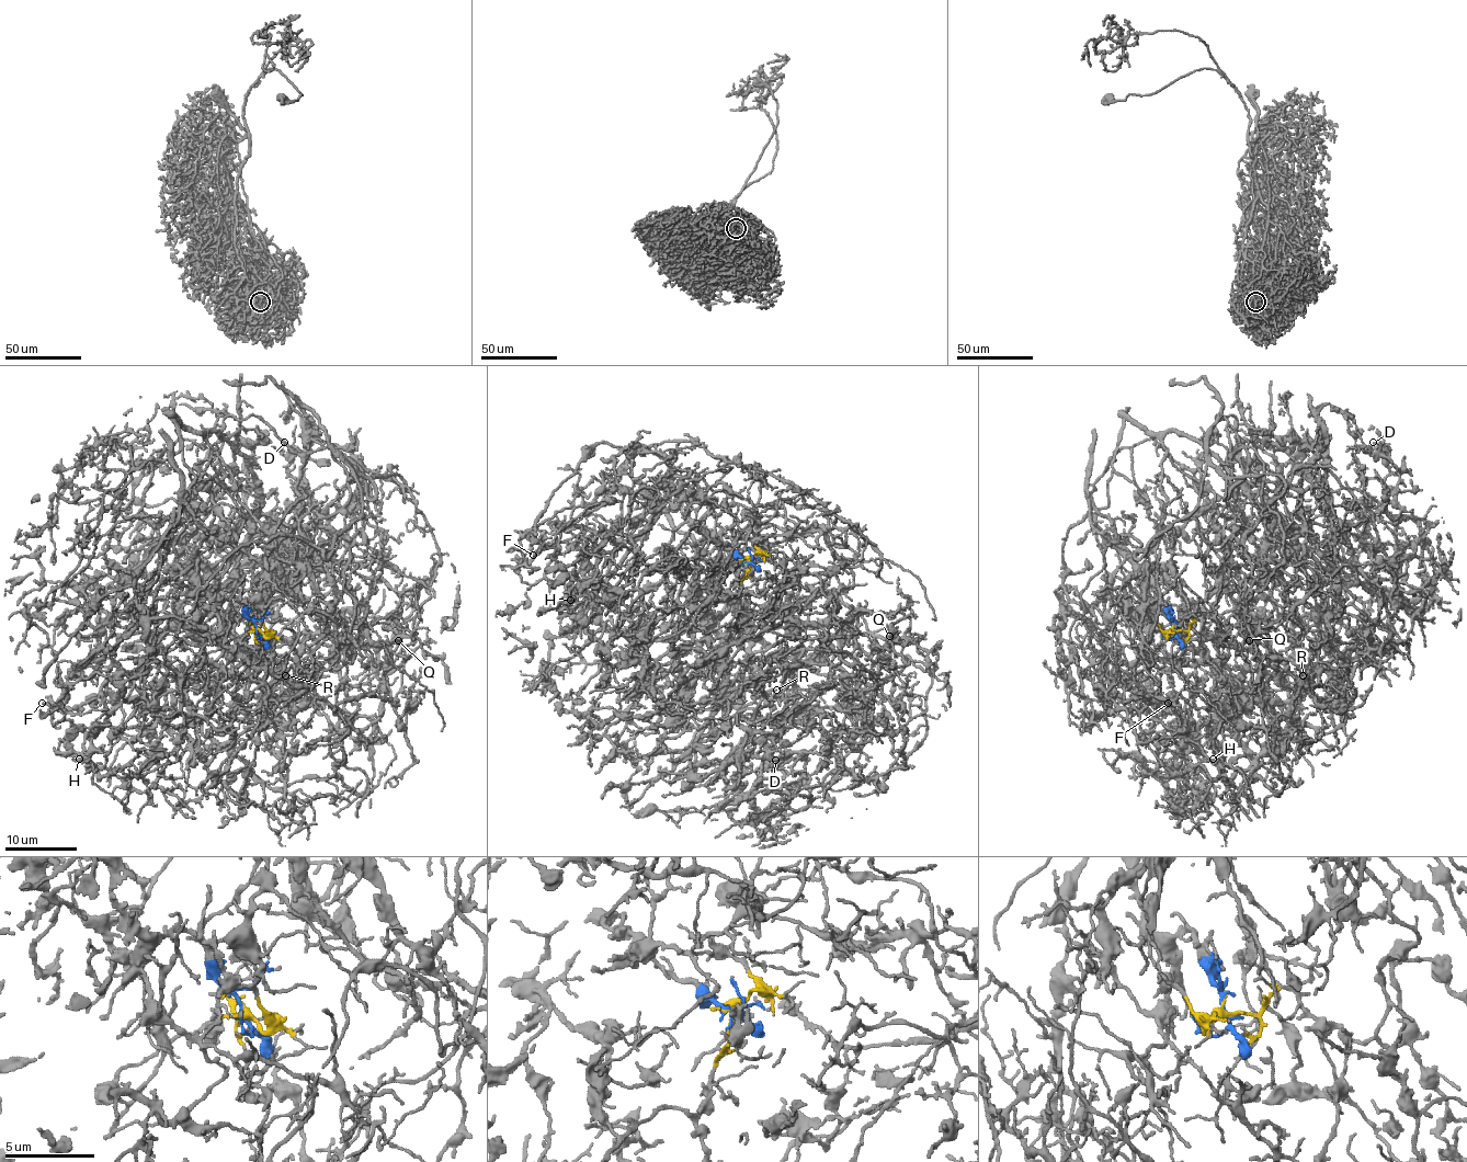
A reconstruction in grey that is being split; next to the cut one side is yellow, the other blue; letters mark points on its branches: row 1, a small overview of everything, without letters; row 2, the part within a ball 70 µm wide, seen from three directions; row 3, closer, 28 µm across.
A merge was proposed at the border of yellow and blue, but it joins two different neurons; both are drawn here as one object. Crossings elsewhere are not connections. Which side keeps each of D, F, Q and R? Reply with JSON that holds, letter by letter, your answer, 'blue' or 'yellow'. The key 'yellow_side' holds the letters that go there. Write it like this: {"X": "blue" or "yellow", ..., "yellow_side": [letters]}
{"D": "yellow", "F": "yellow", "Q": "yellow", "R": "yellow", "yellow_side": ["D", "F", "Q", "R"]}

